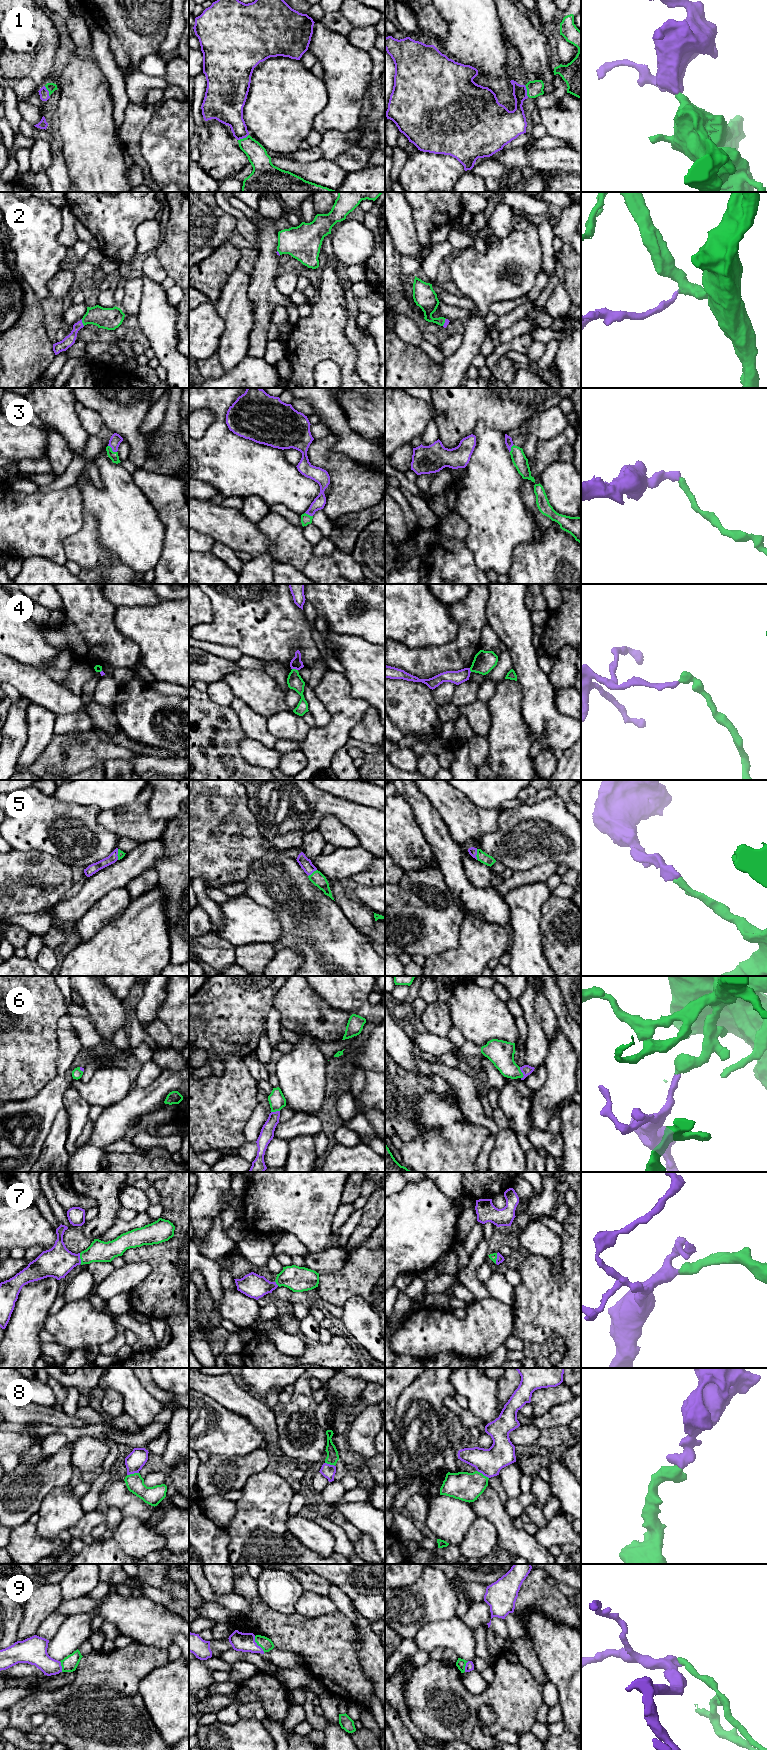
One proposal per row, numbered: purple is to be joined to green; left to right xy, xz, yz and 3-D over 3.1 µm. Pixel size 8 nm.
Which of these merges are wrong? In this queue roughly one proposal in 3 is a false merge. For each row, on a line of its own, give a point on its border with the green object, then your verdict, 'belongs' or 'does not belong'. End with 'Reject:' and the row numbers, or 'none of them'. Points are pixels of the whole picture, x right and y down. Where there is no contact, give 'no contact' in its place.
1: meets green in yz at (527, 91); belongs
2: meets green in xy at (82, 322); belongs
3: meets green in xy at (111, 450); belongs
4: meets green in xz at (295, 669); does not belong
5: meets green in yz at (477, 854); belongs
6: meets green in yz at (522, 1073); belongs
7: meets green in xy at (80, 1258); belongs
8: meets green in xy at (132, 1474); belongs
9: meets green in xz at (257, 1644); does not belong
Reject: 4, 9

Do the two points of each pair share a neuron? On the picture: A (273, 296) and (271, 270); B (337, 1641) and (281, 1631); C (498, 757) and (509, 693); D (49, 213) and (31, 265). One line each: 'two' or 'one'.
A: one
B: one
C: one
D: one

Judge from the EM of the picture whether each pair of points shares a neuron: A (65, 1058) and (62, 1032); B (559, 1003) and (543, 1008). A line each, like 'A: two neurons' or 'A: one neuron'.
A: one neuron
B: two neurons

